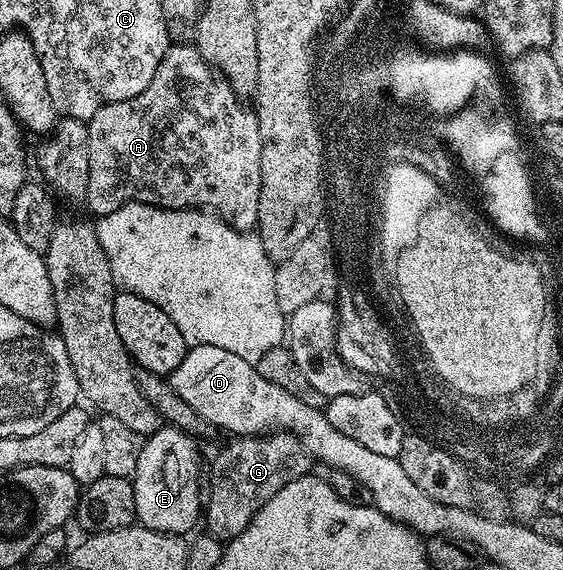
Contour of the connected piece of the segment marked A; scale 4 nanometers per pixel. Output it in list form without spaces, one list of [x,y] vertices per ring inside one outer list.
[[[169,44],[166,55],[162,55],[162,63],[158,63],[158,71],[154,71],[154,79],[138,95],[125,101],[112,101],[103,105],[95,115],[88,118],[88,147],[90,167],[86,195],[84,201],[97,218],[105,217],[110,211],[118,211],[128,201],[144,201],[148,205],[159,205],[162,209],[203,209],[215,211],[234,229],[252,231],[258,219],[258,195],[260,194],[260,164],[262,163],[262,139],[258,131],[258,119],[251,108],[243,105],[241,98],[232,90],[232,85],[225,77],[221,77],[215,68],[207,65],[198,52],[195,44]]]

